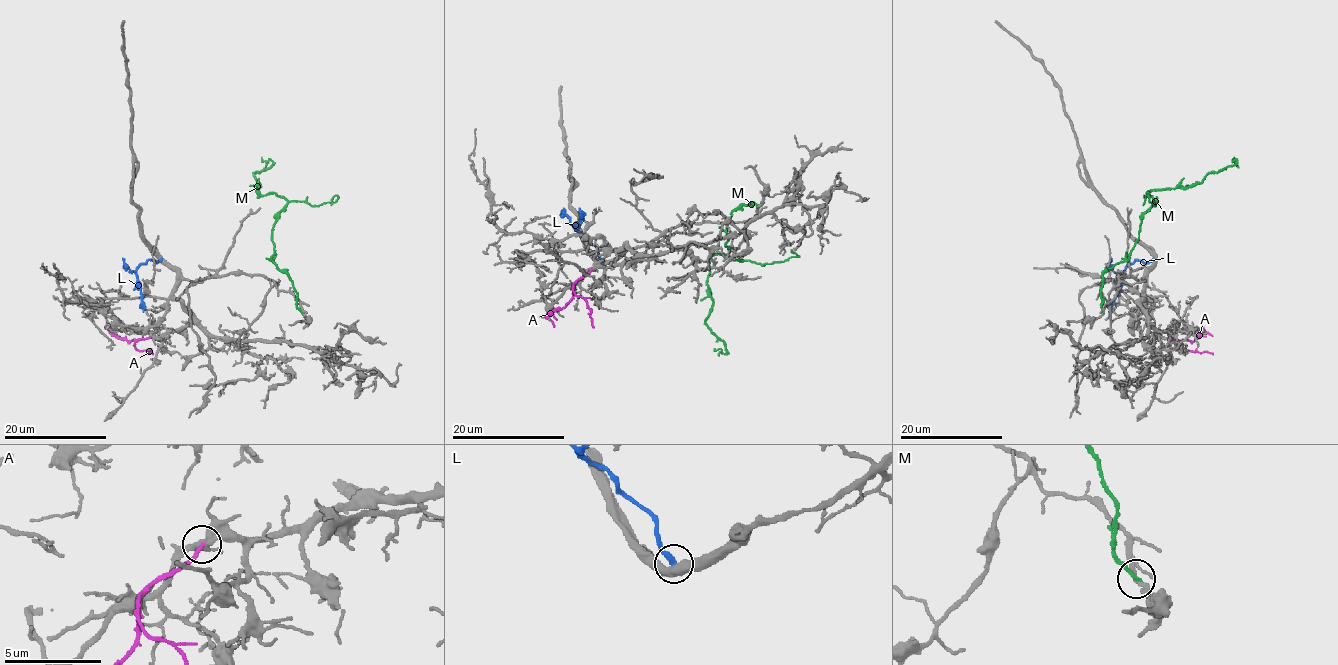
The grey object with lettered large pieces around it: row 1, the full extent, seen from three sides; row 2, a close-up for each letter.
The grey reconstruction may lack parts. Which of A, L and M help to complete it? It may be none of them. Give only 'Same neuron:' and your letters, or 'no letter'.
Same neuron: no letter

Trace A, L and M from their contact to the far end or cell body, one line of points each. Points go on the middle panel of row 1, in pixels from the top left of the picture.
A: (591, 268), (574, 284), (573, 298), (549, 316), (554, 326)
L: (602, 261), (598, 250), (576, 229), (583, 212)
M: (759, 205), (741, 205), (727, 223), (725, 246), (742, 260), (708, 258), (706, 325), (727, 352), (714, 350)

